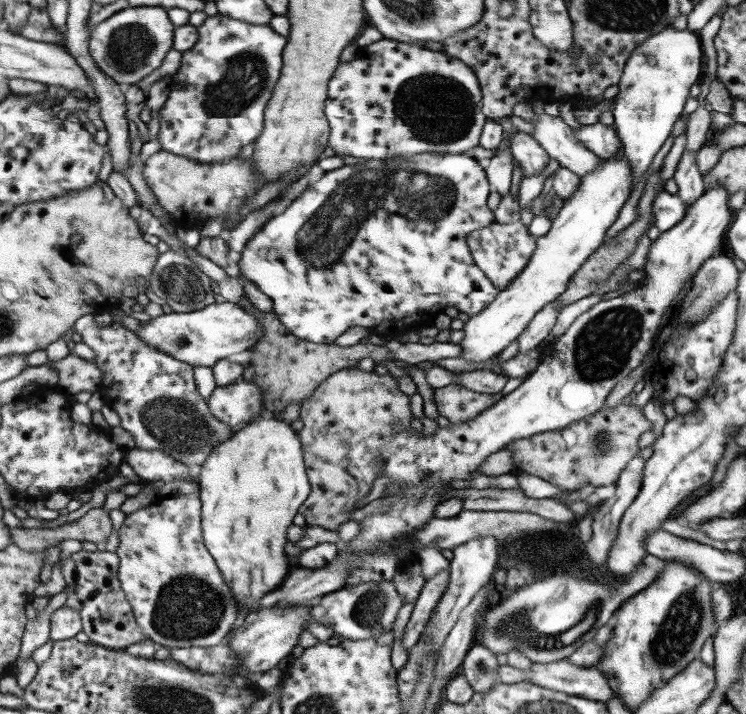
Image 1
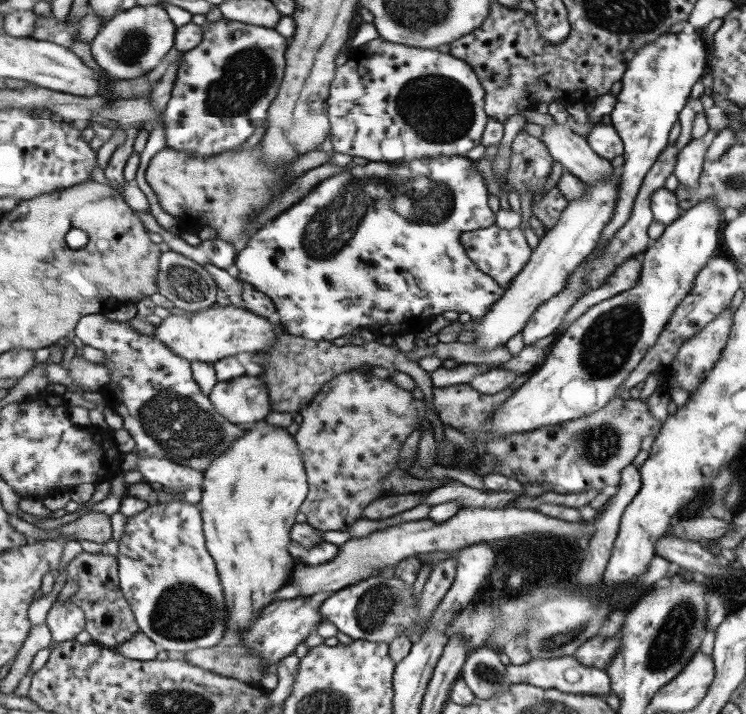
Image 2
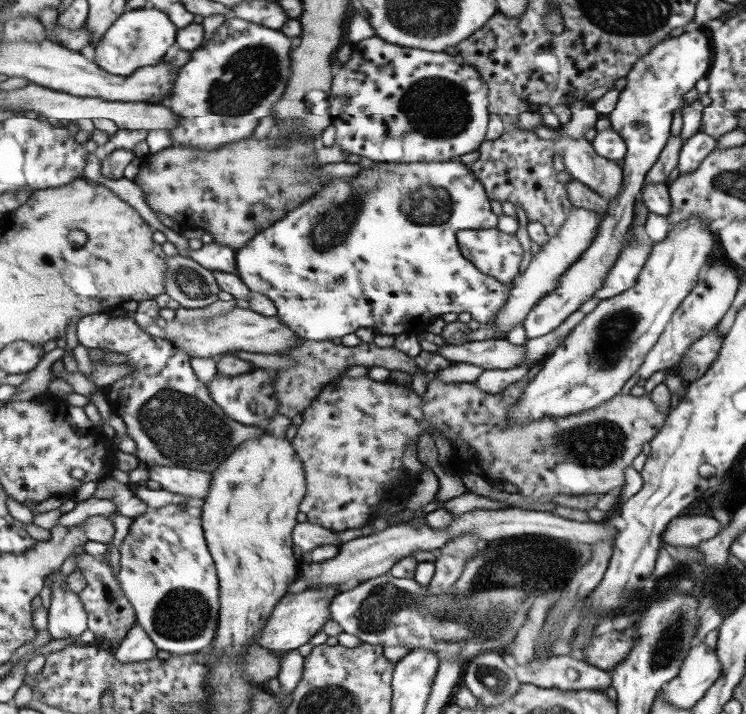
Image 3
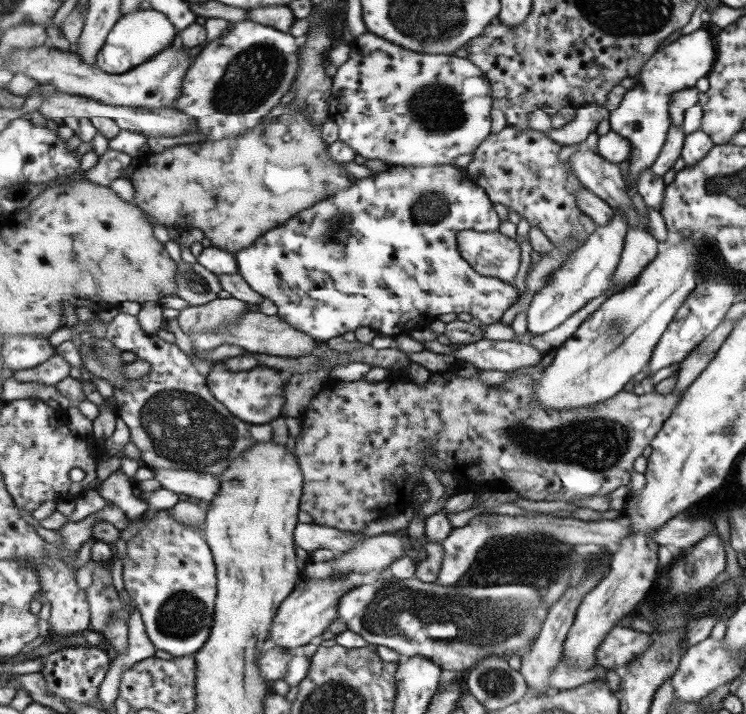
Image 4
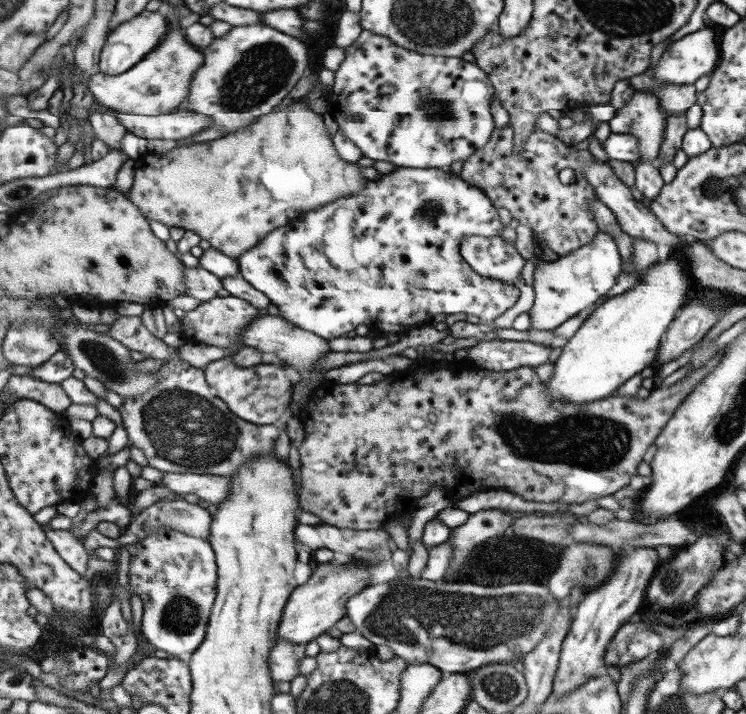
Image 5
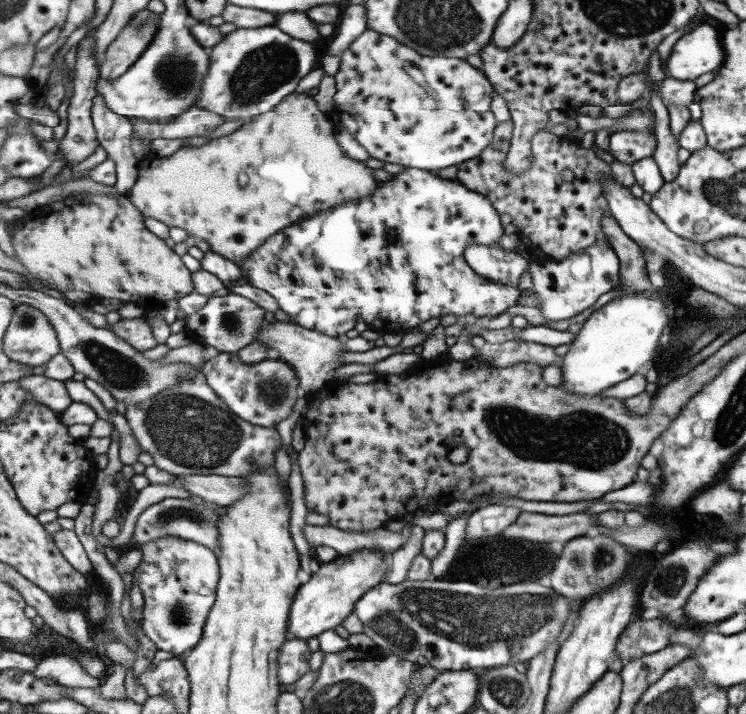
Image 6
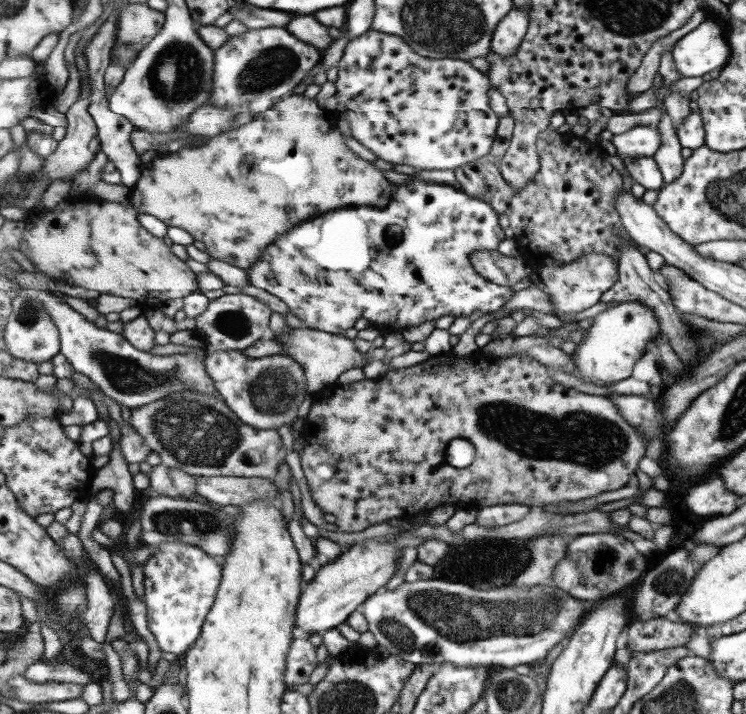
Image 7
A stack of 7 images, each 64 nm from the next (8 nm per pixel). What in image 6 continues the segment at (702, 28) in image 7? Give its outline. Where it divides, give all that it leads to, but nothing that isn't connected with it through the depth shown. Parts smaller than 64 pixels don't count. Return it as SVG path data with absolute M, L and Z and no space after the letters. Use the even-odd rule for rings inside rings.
M696 24L693 31L682 36L668 56L664 75L667 78L696 81L698 77L718 70L725 53L717 26Z

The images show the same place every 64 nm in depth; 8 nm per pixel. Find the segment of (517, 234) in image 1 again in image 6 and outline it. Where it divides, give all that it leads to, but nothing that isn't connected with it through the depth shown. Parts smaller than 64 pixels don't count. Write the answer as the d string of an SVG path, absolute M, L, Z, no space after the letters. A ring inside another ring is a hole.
M500 242L492 245L472 243L466 249L466 256L472 268L488 279L517 287L524 272L532 272L532 259L526 259L518 251L502 247Z

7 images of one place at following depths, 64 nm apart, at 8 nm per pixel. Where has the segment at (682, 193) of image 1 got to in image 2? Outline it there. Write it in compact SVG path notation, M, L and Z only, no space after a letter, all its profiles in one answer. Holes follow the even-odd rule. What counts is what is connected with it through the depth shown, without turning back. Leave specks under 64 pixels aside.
M709 129L701 138L691 139L689 144L678 152L674 176L678 178L679 184L690 190L698 188L698 178L702 172L706 150L716 135L714 129Z

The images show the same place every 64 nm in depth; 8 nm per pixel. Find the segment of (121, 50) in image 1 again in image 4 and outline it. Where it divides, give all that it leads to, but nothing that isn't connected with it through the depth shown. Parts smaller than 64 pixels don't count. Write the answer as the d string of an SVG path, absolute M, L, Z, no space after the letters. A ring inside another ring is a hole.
M140 10L124 15L109 35L107 44L97 57L97 64L110 73L126 74L170 49L178 35L178 28L169 16L158 10Z

